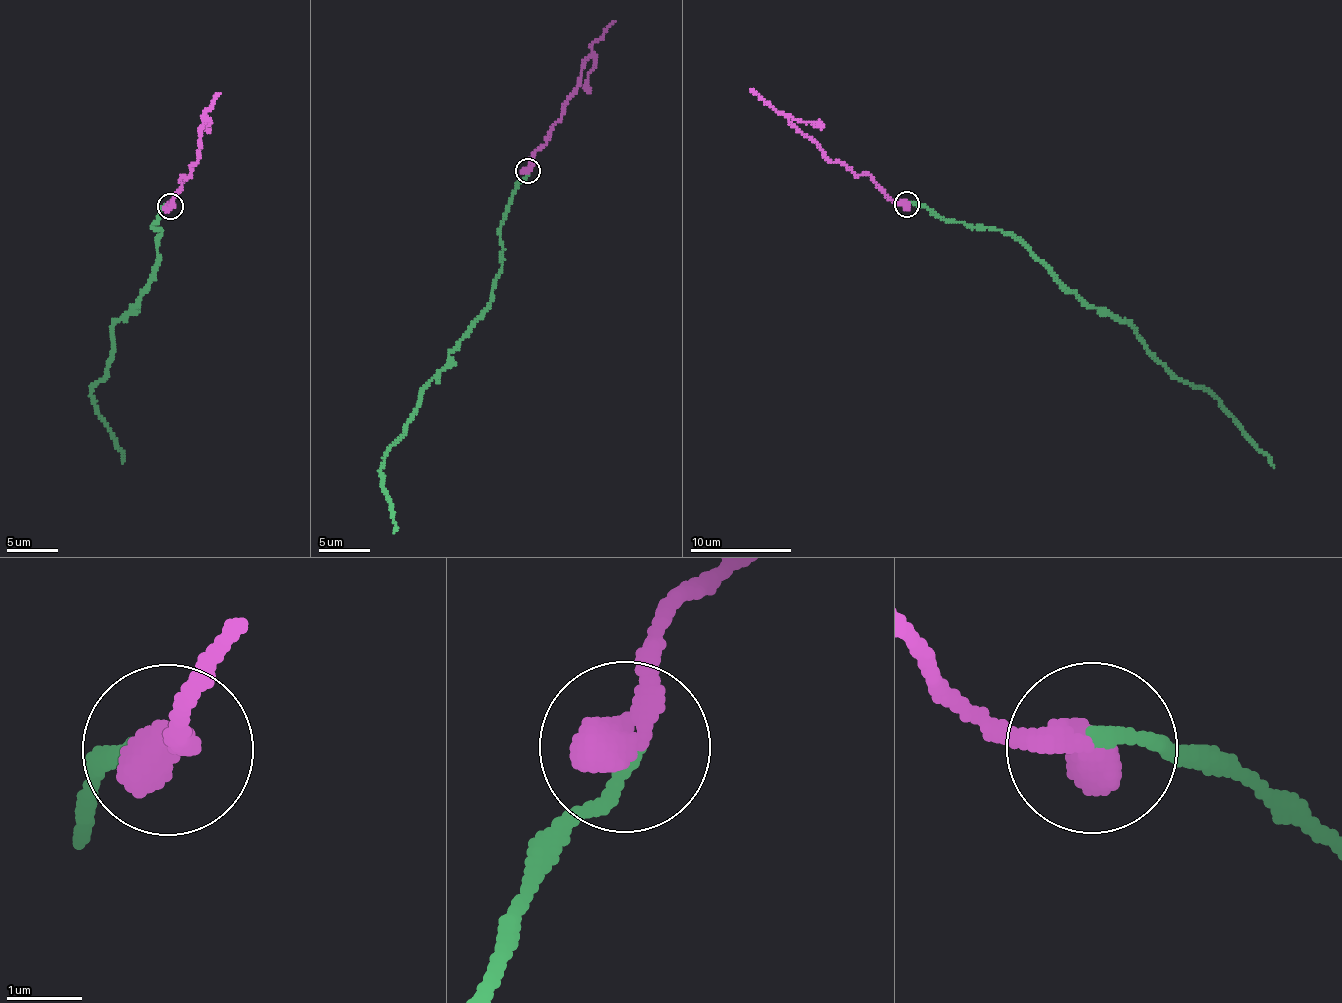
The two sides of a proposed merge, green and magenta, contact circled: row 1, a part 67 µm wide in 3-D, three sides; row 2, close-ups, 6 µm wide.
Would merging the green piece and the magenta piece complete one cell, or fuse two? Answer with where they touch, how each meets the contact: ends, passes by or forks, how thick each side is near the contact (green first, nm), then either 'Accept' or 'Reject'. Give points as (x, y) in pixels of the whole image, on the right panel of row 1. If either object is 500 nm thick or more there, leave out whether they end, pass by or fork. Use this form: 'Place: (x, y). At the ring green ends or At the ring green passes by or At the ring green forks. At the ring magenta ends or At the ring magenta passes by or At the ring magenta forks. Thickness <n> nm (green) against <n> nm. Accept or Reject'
Place: (906, 204). Thickness 200 nm (green) against 600 nm. Accept

